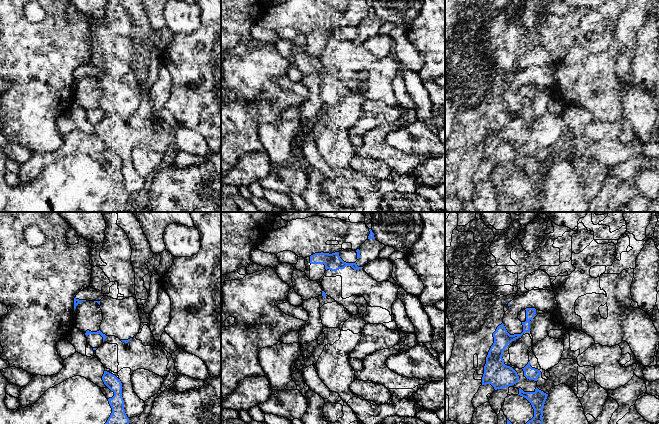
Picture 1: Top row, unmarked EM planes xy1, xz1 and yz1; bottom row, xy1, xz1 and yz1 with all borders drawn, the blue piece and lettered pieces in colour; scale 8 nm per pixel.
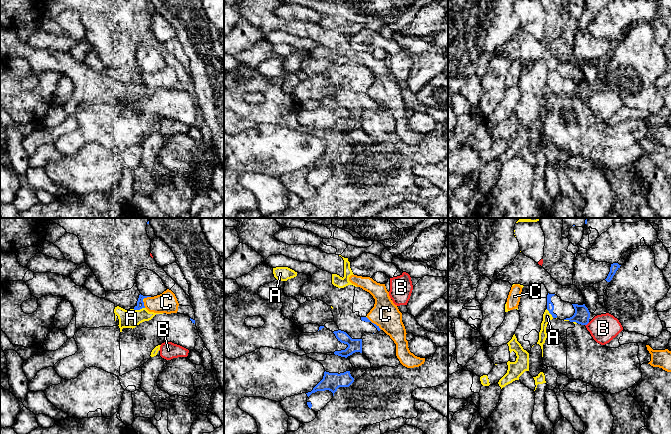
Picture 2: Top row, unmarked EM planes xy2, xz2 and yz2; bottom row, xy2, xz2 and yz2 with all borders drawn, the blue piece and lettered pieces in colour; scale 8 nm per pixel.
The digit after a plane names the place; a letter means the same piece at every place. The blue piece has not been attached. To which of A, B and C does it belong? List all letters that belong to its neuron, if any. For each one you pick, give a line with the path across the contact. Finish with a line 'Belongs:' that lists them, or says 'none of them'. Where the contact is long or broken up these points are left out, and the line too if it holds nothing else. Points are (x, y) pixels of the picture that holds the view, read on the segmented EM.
Belongs: none of them

